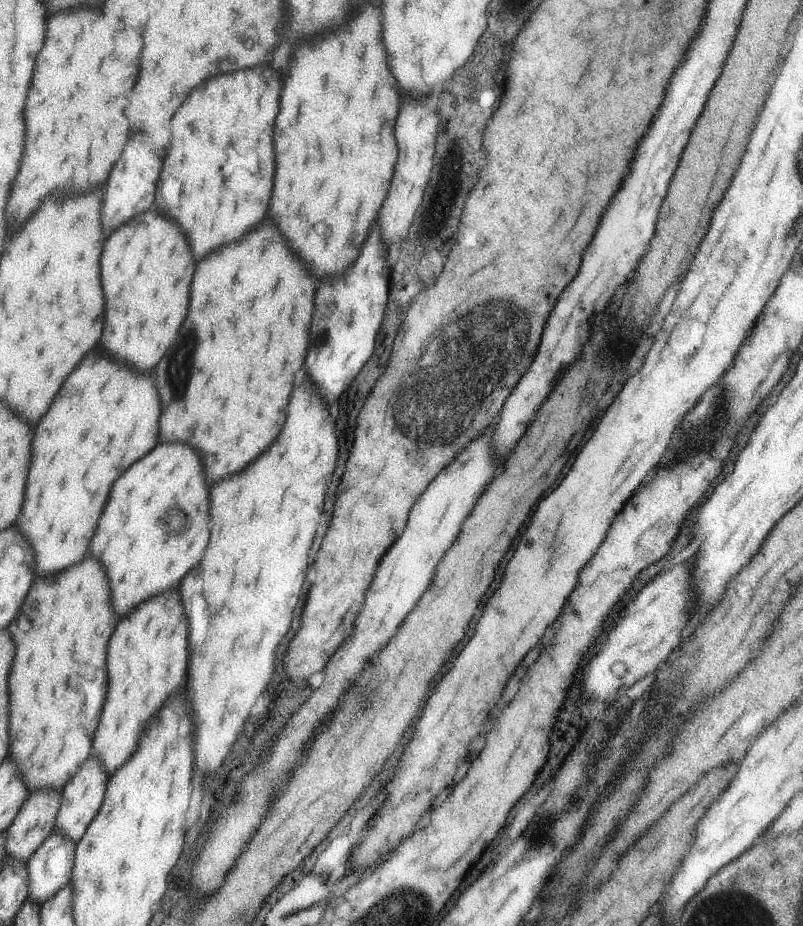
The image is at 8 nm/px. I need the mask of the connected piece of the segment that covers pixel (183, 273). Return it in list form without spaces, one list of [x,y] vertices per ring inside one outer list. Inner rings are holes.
[[[147,210],[123,222],[121,228],[115,228],[107,236],[99,264],[101,264],[101,288],[105,298],[103,334],[99,340],[103,348],[99,348],[99,352],[101,356],[109,354],[115,360],[123,360],[137,372],[149,372],[163,356],[165,348],[169,348],[169,344],[175,340],[177,328],[181,326],[187,314],[189,282],[195,266],[195,260],[187,248],[187,240],[173,220],[159,216],[153,210]]]

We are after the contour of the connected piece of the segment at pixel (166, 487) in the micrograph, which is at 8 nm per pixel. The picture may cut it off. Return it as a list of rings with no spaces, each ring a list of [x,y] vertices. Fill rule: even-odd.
[[[157,444],[111,484],[89,554],[105,566],[111,604],[119,616],[149,596],[177,586],[181,576],[197,564],[209,538],[207,508],[203,466],[189,444]]]

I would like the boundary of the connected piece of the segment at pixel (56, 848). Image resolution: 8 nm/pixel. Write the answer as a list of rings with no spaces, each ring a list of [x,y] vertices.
[[[52,831],[26,860],[27,897],[35,904],[47,900],[70,880],[76,843],[59,831]]]

